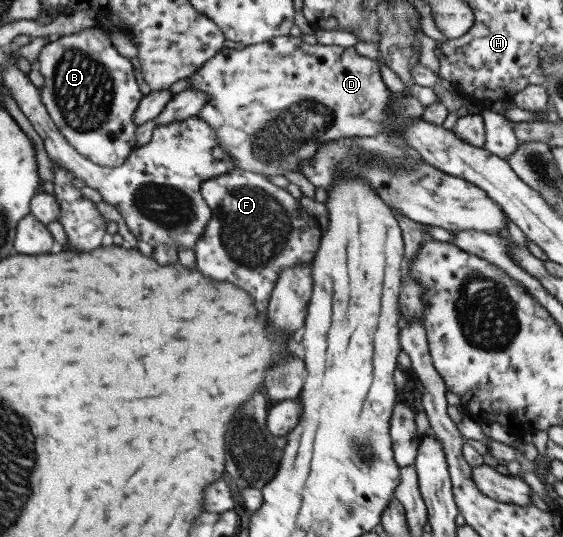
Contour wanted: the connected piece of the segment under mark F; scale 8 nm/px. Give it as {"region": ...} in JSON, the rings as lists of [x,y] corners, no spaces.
{"region":[[[235,169],[203,182],[200,192],[211,211],[211,218],[194,249],[199,271],[211,279],[229,281],[237,287],[243,287],[255,299],[255,307],[265,311],[280,272],[295,264],[312,262],[322,237],[319,223],[306,213],[300,201],[287,192],[286,188],[274,185],[259,173]]]}

